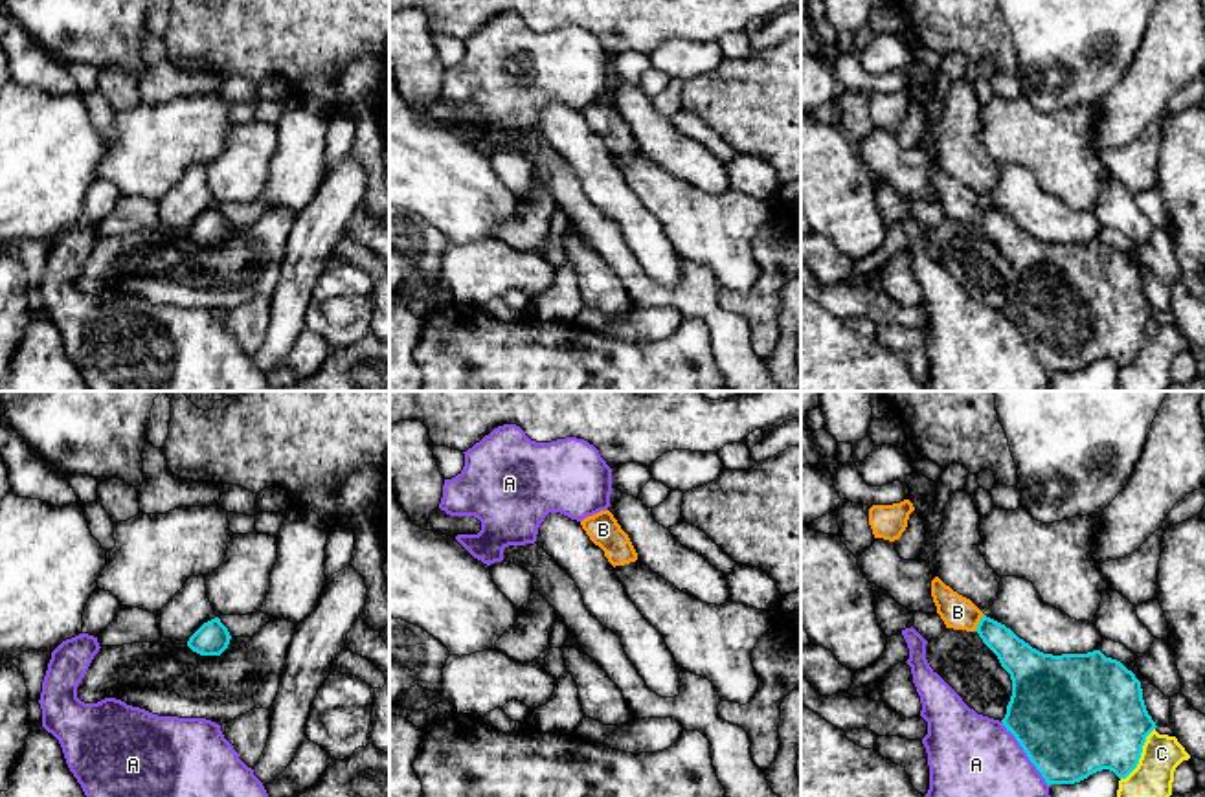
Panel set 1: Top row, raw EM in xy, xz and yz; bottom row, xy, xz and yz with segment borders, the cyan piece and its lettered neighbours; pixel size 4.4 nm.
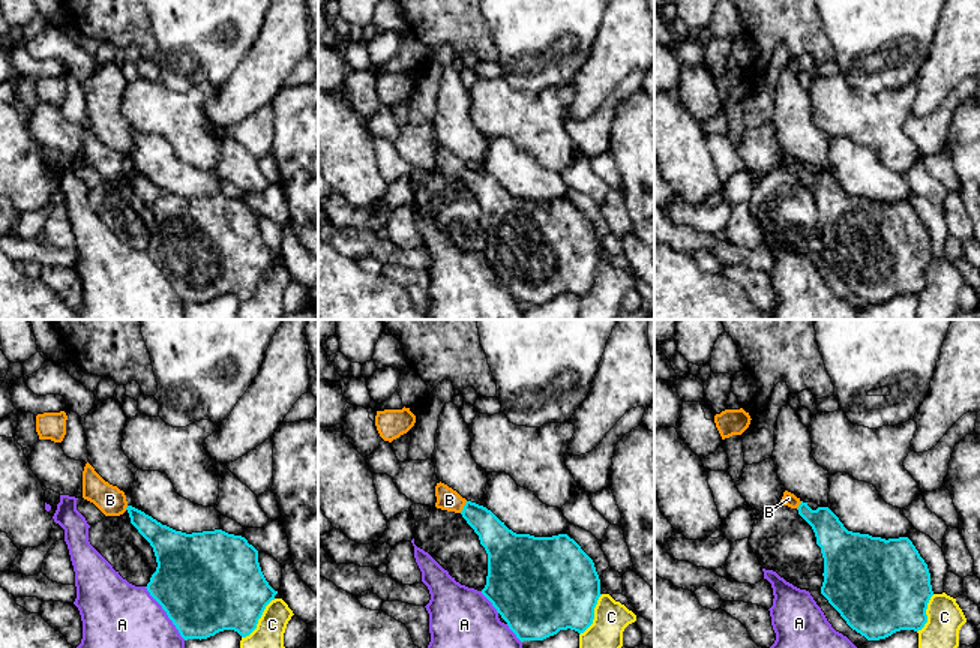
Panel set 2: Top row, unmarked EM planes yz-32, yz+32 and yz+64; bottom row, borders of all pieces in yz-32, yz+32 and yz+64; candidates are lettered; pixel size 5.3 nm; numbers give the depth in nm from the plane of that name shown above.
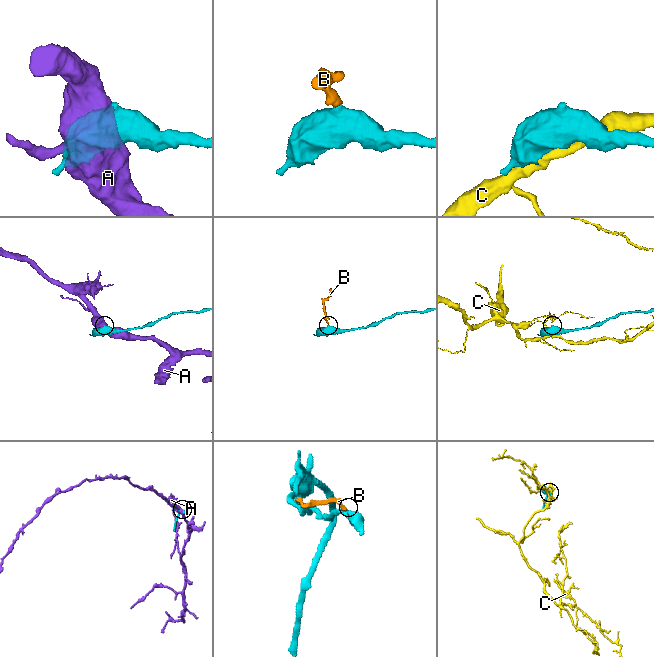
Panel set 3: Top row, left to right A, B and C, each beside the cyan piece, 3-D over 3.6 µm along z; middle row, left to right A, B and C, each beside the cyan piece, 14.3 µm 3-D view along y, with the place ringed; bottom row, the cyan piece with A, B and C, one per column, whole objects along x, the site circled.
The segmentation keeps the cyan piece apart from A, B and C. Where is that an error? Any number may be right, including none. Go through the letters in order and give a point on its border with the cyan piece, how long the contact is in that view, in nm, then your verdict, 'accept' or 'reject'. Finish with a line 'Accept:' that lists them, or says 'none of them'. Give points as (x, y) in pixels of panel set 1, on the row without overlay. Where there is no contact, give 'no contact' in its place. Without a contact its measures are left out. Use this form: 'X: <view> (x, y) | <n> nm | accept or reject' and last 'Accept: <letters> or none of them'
A: yz (1025, 340) | 360 nm | reject
B: yz (979, 212) | 90 nm | accept
C: yz (1139, 344) | 280 nm | reject
Accept: B

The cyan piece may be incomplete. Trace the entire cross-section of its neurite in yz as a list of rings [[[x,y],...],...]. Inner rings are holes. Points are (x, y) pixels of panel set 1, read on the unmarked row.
[[[939,165],[931,169],[931,185],[946,217],[977,220],[1010,263],[1012,285],[1001,310],[1049,375],[1075,373],[1102,358],[1126,367],[1137,356],[1146,325],[1157,314],[1146,299],[1141,270],[1121,250],[1106,246],[1100,239],[1043,242],[1005,213],[986,206]]]

